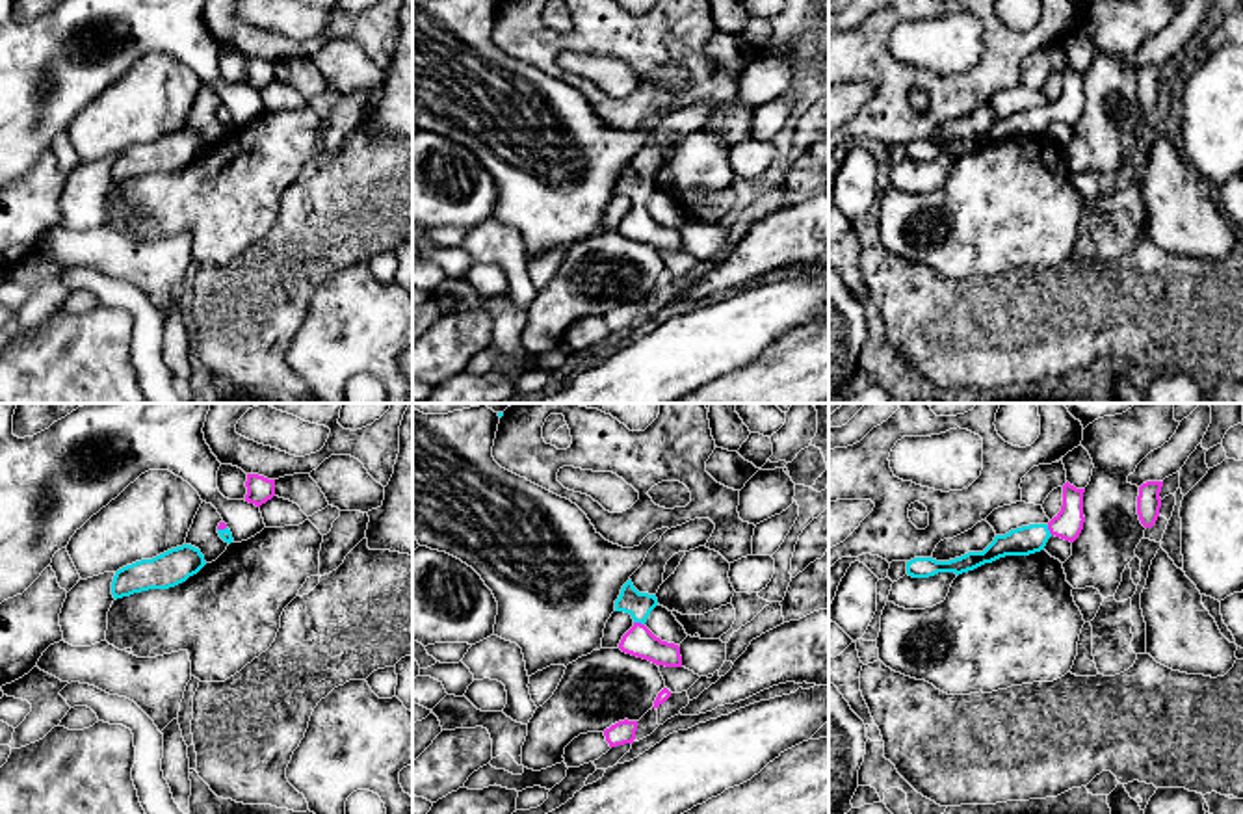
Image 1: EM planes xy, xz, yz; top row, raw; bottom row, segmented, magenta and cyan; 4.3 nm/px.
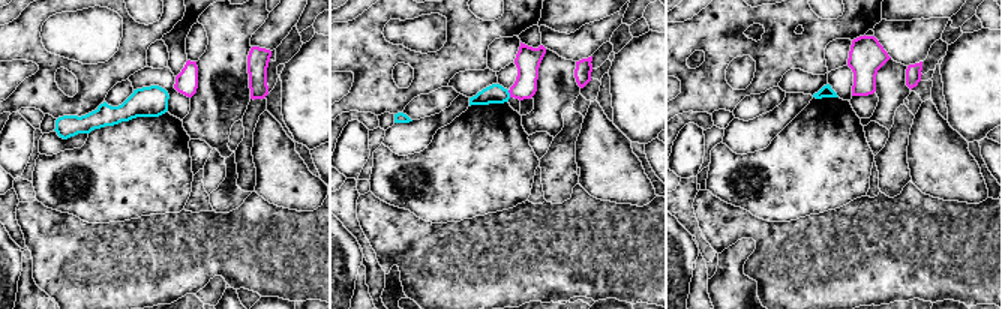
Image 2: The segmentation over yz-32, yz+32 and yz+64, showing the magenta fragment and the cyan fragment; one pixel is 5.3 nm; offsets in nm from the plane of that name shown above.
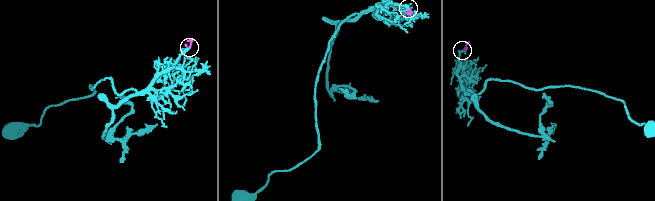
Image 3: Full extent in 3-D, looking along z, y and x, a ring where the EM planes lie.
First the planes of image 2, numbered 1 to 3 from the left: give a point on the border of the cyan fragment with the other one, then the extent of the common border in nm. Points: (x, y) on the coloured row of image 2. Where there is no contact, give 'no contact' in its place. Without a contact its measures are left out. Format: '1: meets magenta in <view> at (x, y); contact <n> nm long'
1: no contact
2: meets magenta in yz+32 at (509, 92); contact 40 nm long
3: no contact

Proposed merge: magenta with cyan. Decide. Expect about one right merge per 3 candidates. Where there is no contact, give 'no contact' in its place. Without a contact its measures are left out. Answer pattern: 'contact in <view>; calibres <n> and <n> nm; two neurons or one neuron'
contact in xz; calibres 130 and 110 nm; one neuron

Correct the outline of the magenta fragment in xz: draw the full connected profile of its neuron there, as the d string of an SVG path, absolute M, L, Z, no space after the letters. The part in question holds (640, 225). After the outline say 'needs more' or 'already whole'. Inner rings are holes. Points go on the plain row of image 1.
M632 164L622 169L621 178L615 184L615 195L630 197L634 210L622 219L619 232L656 249L682 251L680 230L661 225L645 210L656 190L656 178L639 177Z | needs more

